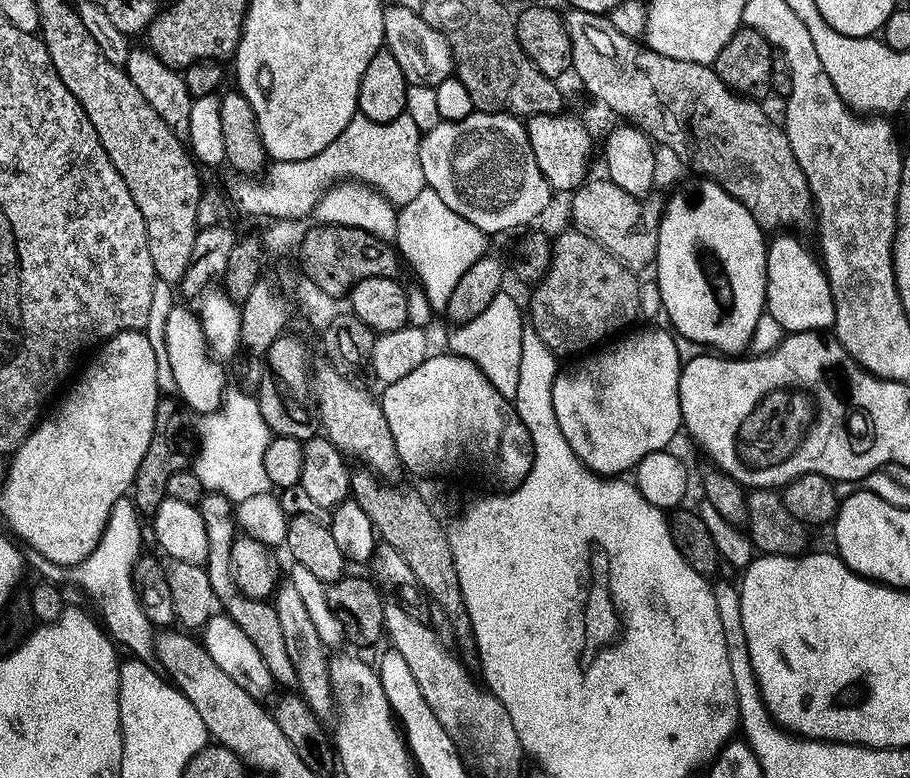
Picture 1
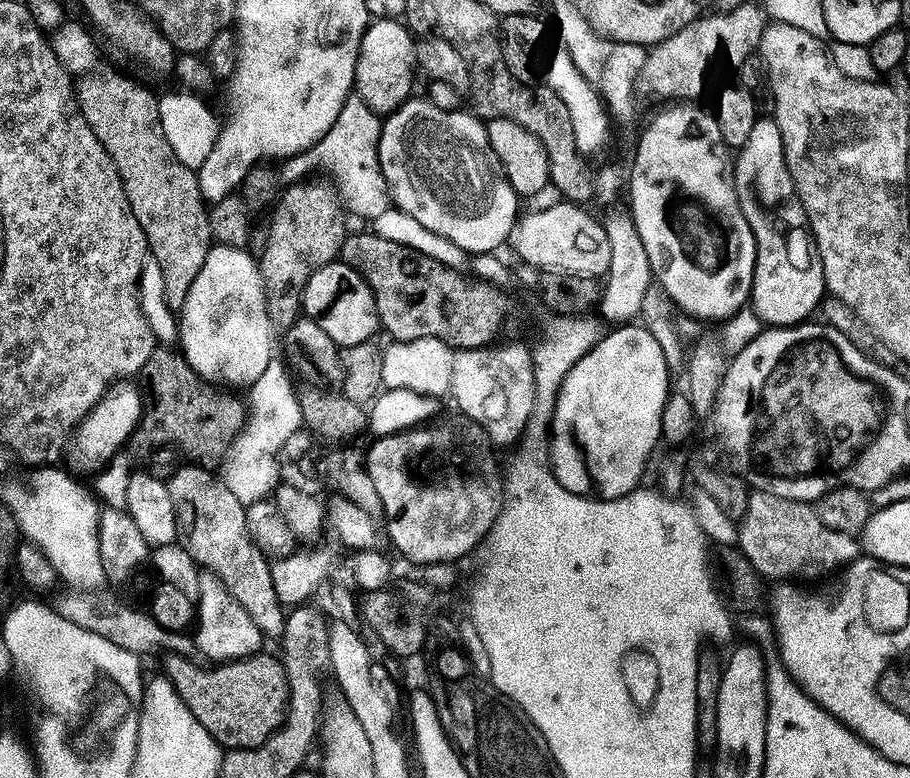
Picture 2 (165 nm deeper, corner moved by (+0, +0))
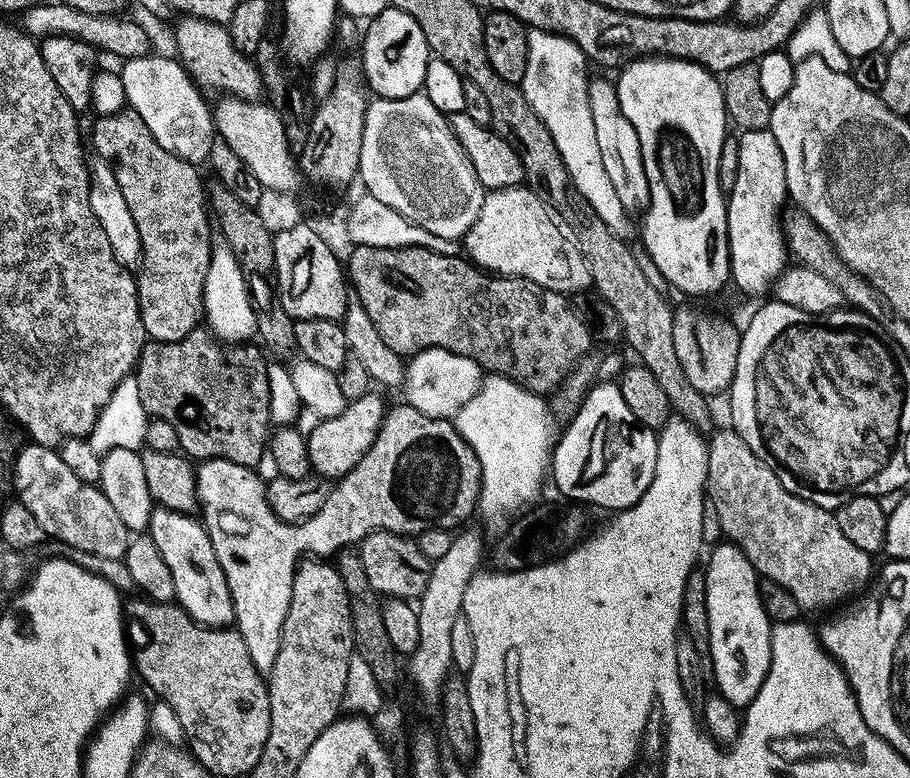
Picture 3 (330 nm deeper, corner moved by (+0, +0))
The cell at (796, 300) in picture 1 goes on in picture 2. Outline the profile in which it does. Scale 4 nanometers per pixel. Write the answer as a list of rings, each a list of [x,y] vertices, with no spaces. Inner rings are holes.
[[[757,118],[746,146],[735,153],[734,171],[736,197],[756,243],[750,307],[768,326],[803,324],[826,296],[824,271],[806,210],[786,166],[782,130],[775,119]]]

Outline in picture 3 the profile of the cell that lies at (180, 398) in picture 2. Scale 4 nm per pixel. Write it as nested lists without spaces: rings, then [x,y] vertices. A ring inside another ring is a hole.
[[[198,326],[190,334],[186,334],[186,338],[182,338],[178,342],[158,342],[157,340],[148,340],[143,350],[140,352],[140,358],[136,361],[134,375],[138,382],[138,393],[142,400],[142,406],[148,412],[149,417],[165,420],[172,427],[172,432],[176,435],[179,451],[183,455],[191,458],[196,462],[206,460],[229,460],[235,464],[241,464],[250,469],[255,469],[266,453],[266,445],[270,440],[270,419],[271,414],[271,394],[270,382],[267,380],[267,368],[269,361],[266,359],[265,353],[262,351],[261,345],[256,342],[243,343],[221,343],[217,339],[215,333],[209,331],[207,327]]]

